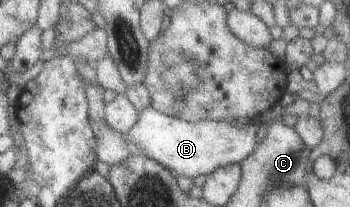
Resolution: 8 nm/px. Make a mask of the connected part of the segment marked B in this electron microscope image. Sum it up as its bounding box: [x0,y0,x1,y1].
[122,105,259,179]

